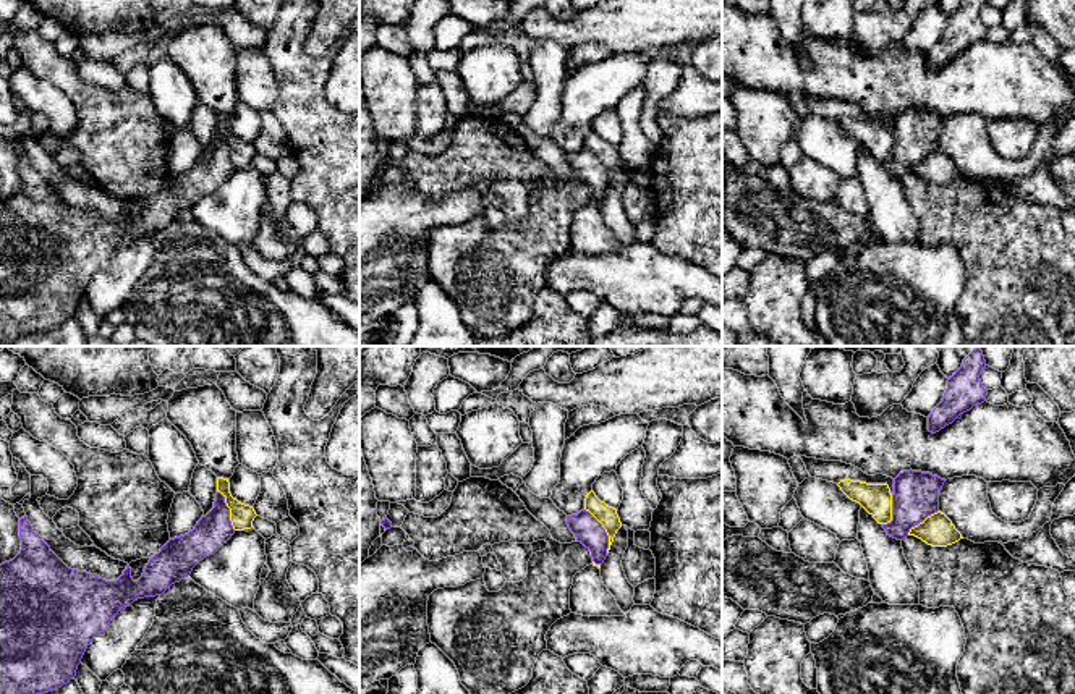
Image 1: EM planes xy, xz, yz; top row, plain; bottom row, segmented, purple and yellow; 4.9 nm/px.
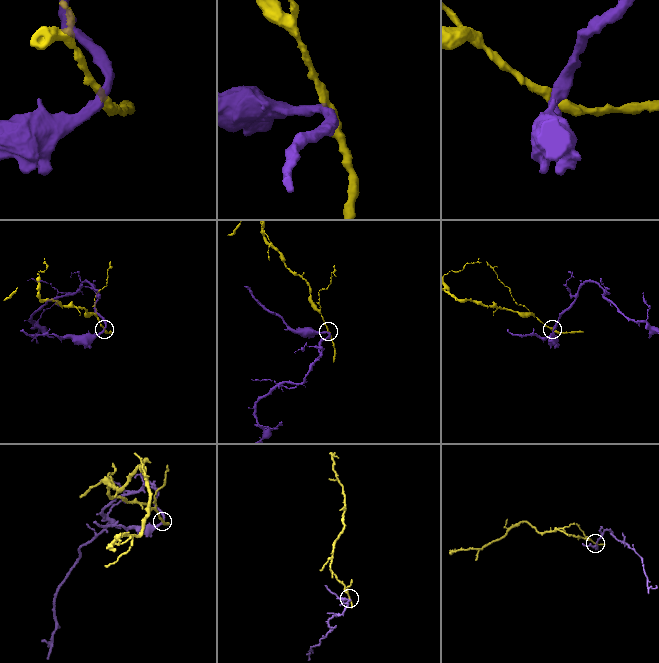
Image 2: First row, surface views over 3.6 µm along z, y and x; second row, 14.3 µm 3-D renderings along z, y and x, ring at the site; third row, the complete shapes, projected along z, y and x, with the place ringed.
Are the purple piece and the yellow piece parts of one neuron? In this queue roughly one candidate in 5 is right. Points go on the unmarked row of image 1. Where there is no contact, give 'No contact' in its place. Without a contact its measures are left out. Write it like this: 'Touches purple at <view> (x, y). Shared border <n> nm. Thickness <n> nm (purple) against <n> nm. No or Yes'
Touches purple at xz (604, 169). Shared border 260 nm. Thickness 140 nm (purple) against 100 nm. No

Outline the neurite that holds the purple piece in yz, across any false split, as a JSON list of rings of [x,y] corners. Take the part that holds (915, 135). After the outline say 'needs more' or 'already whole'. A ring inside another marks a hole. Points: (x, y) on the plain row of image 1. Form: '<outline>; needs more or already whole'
[[[903,108],[894,116],[892,159],[882,162],[887,173],[903,178],[910,167],[939,149],[939,129],[945,116],[921,108]]]; already whole

